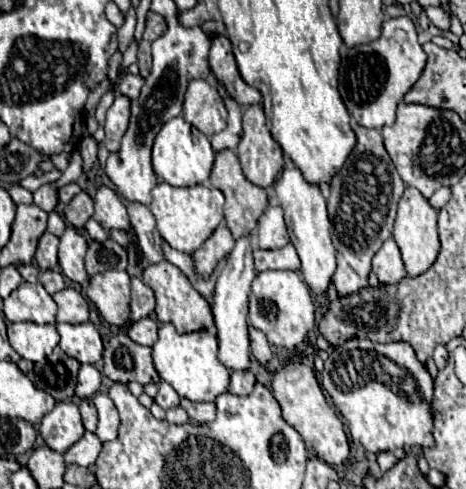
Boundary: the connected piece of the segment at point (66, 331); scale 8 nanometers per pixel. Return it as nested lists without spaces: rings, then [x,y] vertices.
[[[93,322],[83,324],[57,324],[61,336],[61,350],[81,364],[95,364],[103,356],[103,342]]]

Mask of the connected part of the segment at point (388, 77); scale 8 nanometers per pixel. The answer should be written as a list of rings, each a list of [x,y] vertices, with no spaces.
[[[407,16],[387,18],[383,22],[383,32],[377,40],[351,48],[343,56],[339,68],[339,92],[349,114],[365,128],[391,126],[395,122],[397,104],[419,80],[425,64],[427,54],[417,40],[413,20]]]

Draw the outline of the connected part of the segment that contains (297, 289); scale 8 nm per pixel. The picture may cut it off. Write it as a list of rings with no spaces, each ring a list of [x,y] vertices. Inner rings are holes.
[[[293,270],[259,272],[251,284],[249,322],[265,332],[269,344],[285,350],[301,348],[309,330],[315,326],[315,306],[311,292],[299,274]]]

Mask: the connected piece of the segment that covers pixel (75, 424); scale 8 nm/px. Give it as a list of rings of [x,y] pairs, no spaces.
[[[59,402],[47,416],[43,416],[39,434],[45,444],[57,452],[65,452],[83,436],[81,414],[75,402]]]

